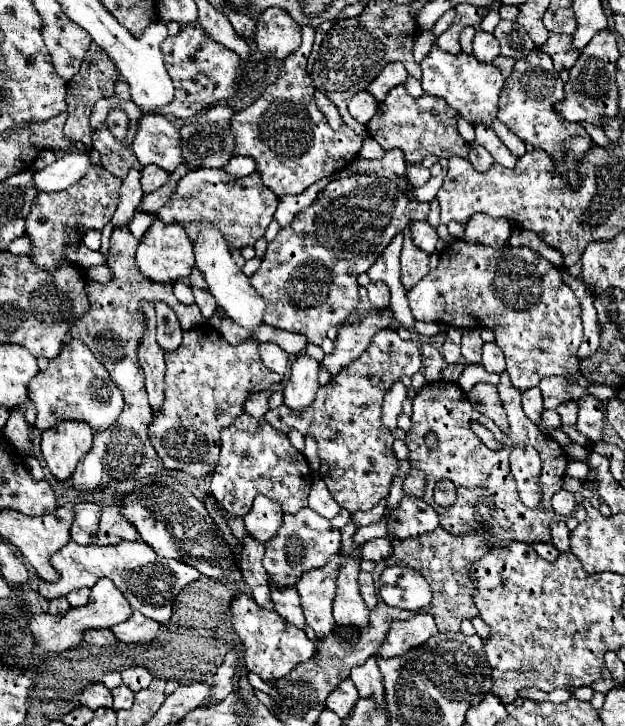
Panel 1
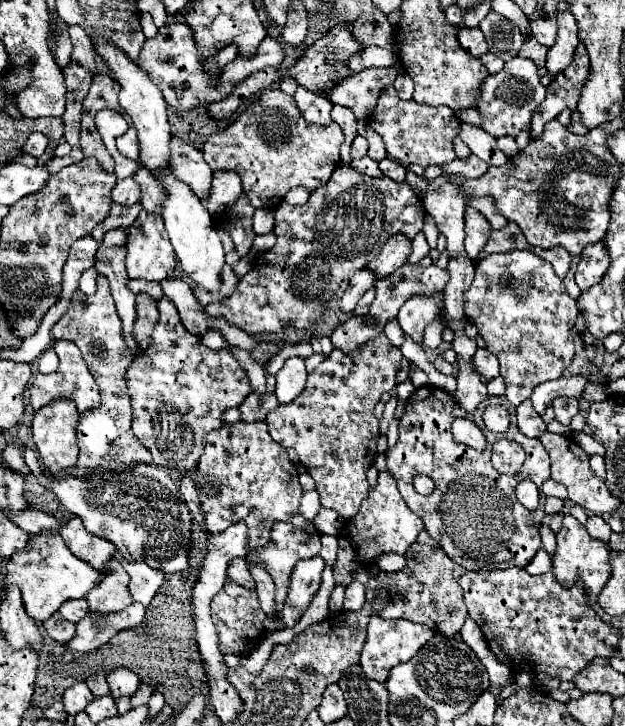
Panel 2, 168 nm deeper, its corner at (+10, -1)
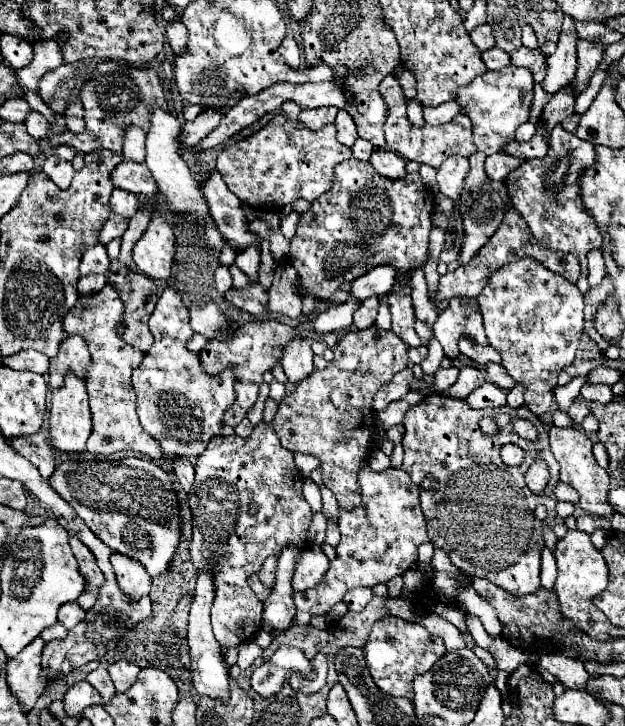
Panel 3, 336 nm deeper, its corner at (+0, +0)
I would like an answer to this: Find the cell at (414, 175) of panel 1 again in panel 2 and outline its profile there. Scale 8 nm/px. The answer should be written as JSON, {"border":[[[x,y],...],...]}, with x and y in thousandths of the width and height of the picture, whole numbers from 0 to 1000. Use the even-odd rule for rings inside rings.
{"border":[[[627,218],[608,220],[608,223],[605,223],[605,231],[611,234],[614,242],[627,245],[630,251],[646,251],[646,248],[650,248],[650,231],[646,231],[640,223],[627,220]]]}

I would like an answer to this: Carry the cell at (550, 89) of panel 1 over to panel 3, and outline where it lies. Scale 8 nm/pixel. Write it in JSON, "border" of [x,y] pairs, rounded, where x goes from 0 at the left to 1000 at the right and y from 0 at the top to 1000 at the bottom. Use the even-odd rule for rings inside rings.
{"border":[[[813,90],[797,98],[781,98],[755,112],[755,117],[746,117],[733,128],[733,142],[742,153],[742,158],[752,161],[758,175],[758,200],[774,213],[797,211],[806,197],[822,191],[826,175],[845,167],[848,147],[854,136],[854,106],[851,98],[842,92]]]}

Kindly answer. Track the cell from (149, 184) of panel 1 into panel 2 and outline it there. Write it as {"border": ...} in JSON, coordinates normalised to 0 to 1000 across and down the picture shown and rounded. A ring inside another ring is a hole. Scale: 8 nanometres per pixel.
{"border":[[[198,245],[198,248],[186,251],[186,256],[179,262],[182,281],[208,284],[208,281],[218,281],[221,275],[224,275],[224,256],[214,251],[214,245]]]}

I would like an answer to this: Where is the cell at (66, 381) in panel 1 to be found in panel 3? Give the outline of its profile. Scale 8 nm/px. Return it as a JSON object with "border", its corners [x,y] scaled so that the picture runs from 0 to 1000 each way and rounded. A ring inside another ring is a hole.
{"border":[[[112,461],[99,470],[96,483],[86,494],[80,494],[80,519],[77,528],[90,539],[96,530],[102,530],[102,519],[109,511],[115,511],[131,525],[138,522],[138,508],[147,503],[141,478],[128,461]]]}

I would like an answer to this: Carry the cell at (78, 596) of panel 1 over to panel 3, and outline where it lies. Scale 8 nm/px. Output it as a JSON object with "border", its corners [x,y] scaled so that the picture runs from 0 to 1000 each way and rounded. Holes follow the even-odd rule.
{"border":[[[102,831],[96,836],[96,844],[93,844],[93,855],[106,864],[106,866],[118,866],[128,855],[134,855],[138,850],[138,842],[128,839],[125,831]]]}

